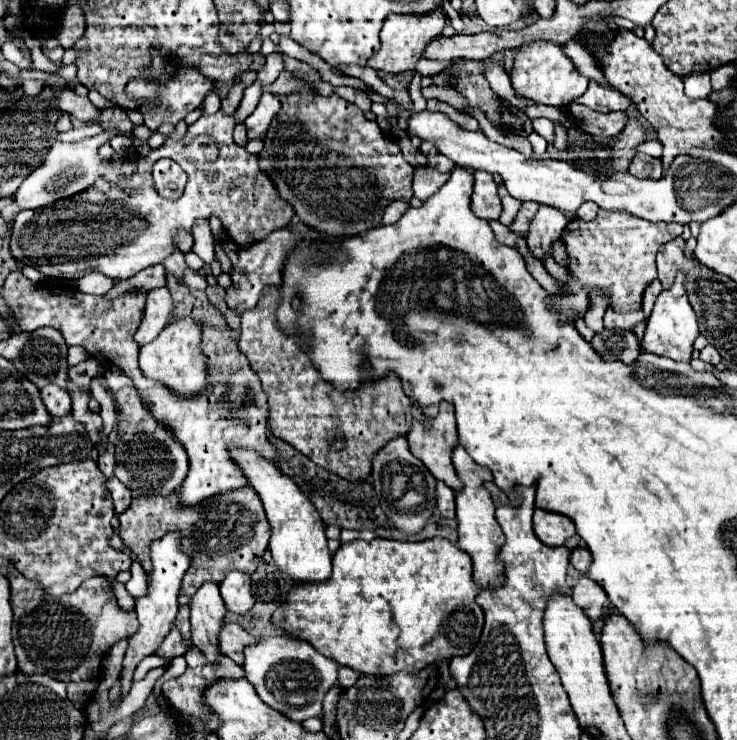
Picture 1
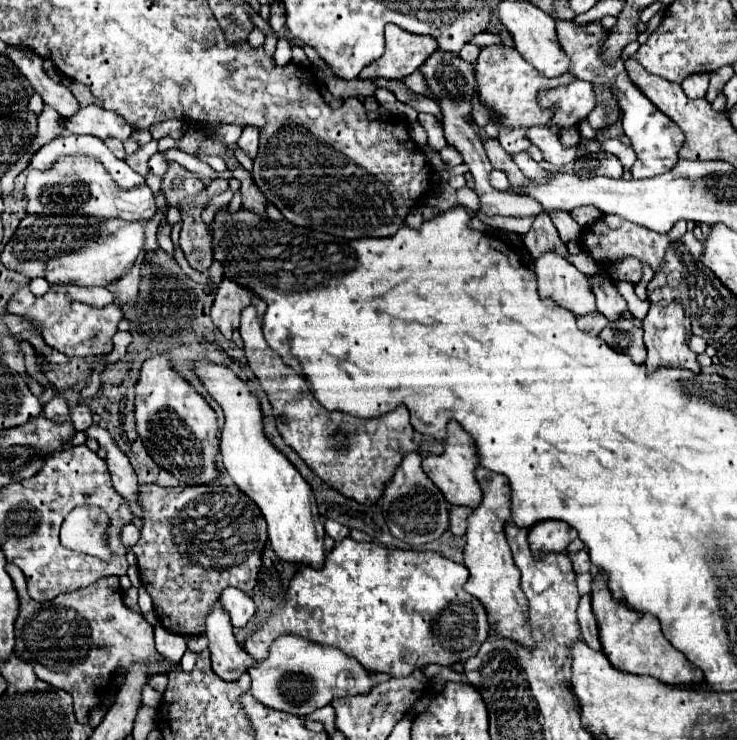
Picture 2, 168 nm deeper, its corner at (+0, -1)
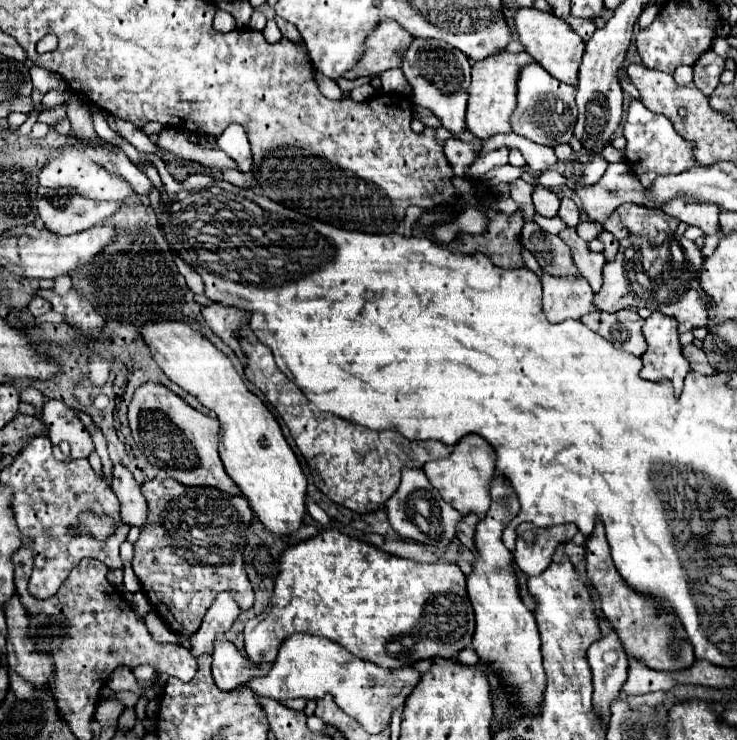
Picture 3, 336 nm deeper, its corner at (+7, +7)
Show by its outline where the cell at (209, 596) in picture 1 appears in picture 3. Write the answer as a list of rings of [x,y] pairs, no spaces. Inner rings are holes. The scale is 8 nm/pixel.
[[[227,639],[215,641],[213,651],[213,679],[221,691],[235,691],[237,687],[249,685],[249,679],[257,675],[267,675],[269,665],[255,665],[247,657],[243,657],[233,643]]]

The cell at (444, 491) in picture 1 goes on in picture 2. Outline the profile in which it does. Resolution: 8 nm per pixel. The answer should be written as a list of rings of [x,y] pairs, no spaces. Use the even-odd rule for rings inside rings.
[[[452,507],[450,509],[450,531],[454,535],[466,533],[466,517],[470,513],[470,507]]]

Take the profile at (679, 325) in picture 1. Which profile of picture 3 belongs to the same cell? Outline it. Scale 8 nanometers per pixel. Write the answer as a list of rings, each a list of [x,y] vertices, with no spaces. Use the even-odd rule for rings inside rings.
[[[653,311],[651,317],[645,319],[643,335],[649,347],[641,357],[641,377],[647,381],[669,379],[675,395],[681,395],[683,379],[689,373],[689,363],[681,353],[677,321],[661,311]]]

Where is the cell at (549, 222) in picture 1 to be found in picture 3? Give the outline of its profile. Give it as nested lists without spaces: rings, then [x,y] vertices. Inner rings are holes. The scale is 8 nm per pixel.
[[[543,273],[543,311],[551,323],[561,323],[565,319],[581,319],[583,315],[597,311],[593,307],[593,291],[583,277],[551,277]]]

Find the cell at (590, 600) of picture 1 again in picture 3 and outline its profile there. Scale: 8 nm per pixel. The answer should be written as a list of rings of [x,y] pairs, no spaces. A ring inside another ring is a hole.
[[[601,621],[603,637],[589,647],[589,665],[593,671],[593,707],[601,719],[609,719],[609,705],[619,697],[621,685],[627,679],[627,653],[621,647],[619,637],[607,631],[607,621]]]

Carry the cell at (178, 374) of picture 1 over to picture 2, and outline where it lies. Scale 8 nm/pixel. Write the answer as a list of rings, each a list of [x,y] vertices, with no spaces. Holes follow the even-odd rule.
[[[158,353],[144,361],[136,383],[134,405],[138,435],[158,467],[170,471],[184,485],[206,485],[216,479],[216,413],[172,367],[168,355]]]

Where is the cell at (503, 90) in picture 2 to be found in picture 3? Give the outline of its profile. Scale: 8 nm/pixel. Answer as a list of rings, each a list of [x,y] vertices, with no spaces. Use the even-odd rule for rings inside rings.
[[[499,53],[493,57],[487,57],[483,61],[477,61],[473,65],[473,79],[469,85],[469,103],[467,103],[467,115],[465,115],[465,129],[473,133],[477,139],[485,141],[497,133],[509,133],[509,117],[517,107],[517,75],[525,63],[531,63],[533,59],[527,53]]]

